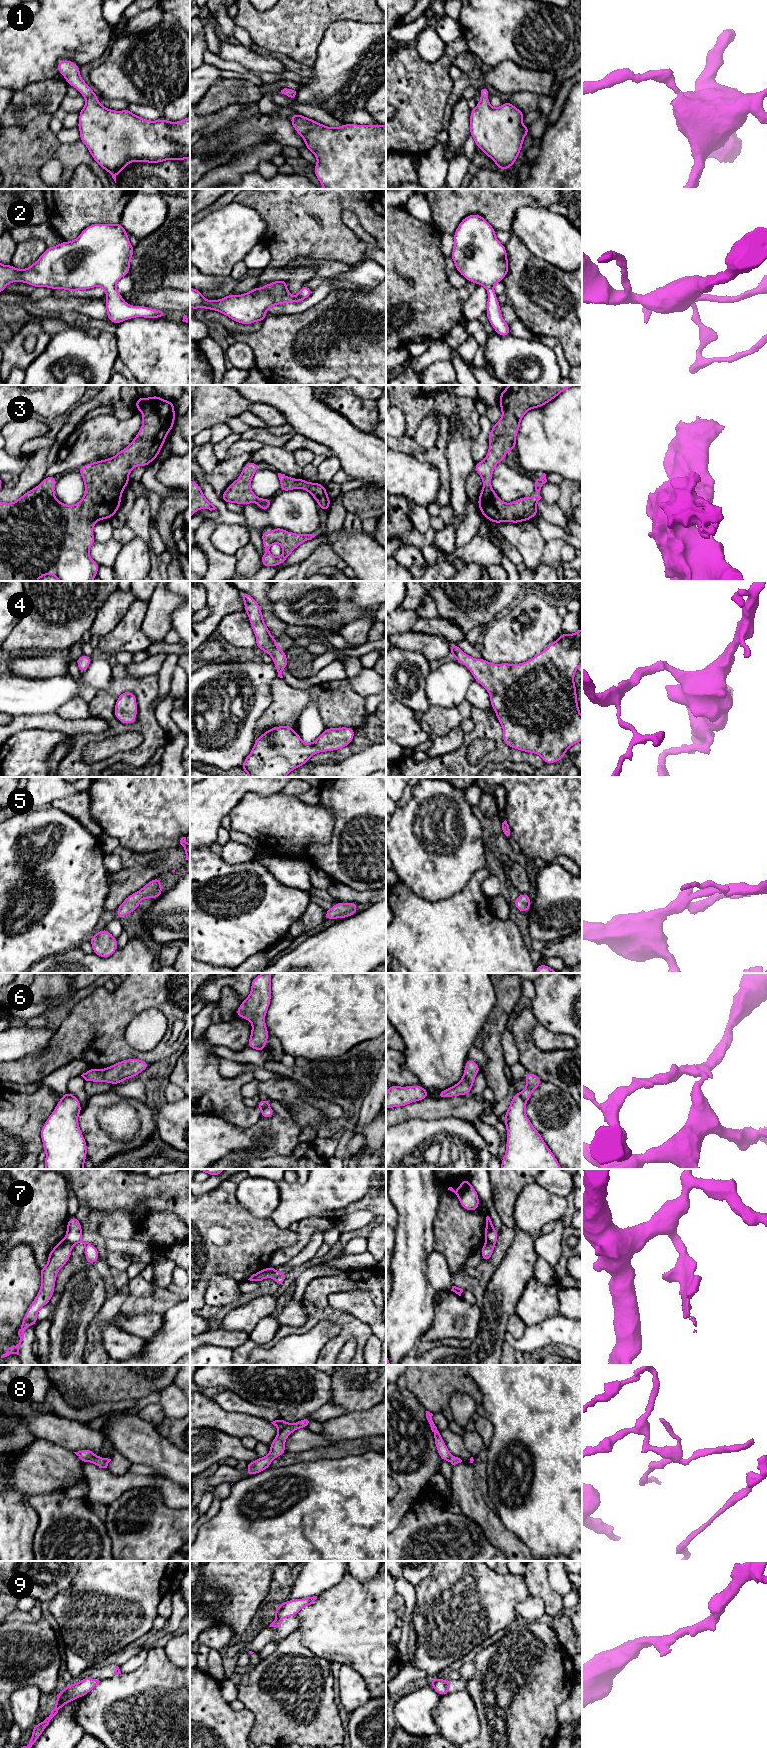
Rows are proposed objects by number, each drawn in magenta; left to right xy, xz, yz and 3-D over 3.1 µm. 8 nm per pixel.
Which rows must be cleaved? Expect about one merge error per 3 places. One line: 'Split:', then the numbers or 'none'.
Split: 6, 7, 8

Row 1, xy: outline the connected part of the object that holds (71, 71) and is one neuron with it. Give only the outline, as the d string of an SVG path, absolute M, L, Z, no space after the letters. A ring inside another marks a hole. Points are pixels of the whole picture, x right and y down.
M60 60L57 64L57 70L61 73L67 85L76 88L80 94L86 98L86 103L83 109L79 112L79 122L77 127L80 131L80 141L84 143L91 157L100 165L104 171L109 171L110 175L116 183L116 176L130 163L130 162L146 162L146 163L161 163L165 160L182 161L190 159L190 118L178 122L170 122L164 118L150 121L143 119L130 110L114 111L102 106L99 103L98 96L93 92L93 89L85 83L80 76L80 67L70 60Z

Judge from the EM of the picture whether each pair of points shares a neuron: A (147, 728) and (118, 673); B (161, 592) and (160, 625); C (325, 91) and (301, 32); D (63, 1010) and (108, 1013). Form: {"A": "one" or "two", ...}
{"A": "one", "B": "one", "C": "two", "D": "two"}

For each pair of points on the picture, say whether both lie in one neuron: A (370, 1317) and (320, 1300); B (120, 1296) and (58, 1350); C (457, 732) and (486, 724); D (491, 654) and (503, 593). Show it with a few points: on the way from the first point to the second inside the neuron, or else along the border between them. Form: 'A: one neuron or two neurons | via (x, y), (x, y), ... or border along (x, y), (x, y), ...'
A: two neurons | border along (327, 1297), (332, 1307), (350, 1314)
B: two neurons | border along (108, 1297), (94, 1317)
C: two neurons | border along (465, 734), (463, 743), (458, 748), (449, 752)
D: two neurons | border along (498, 617), (485, 627)

